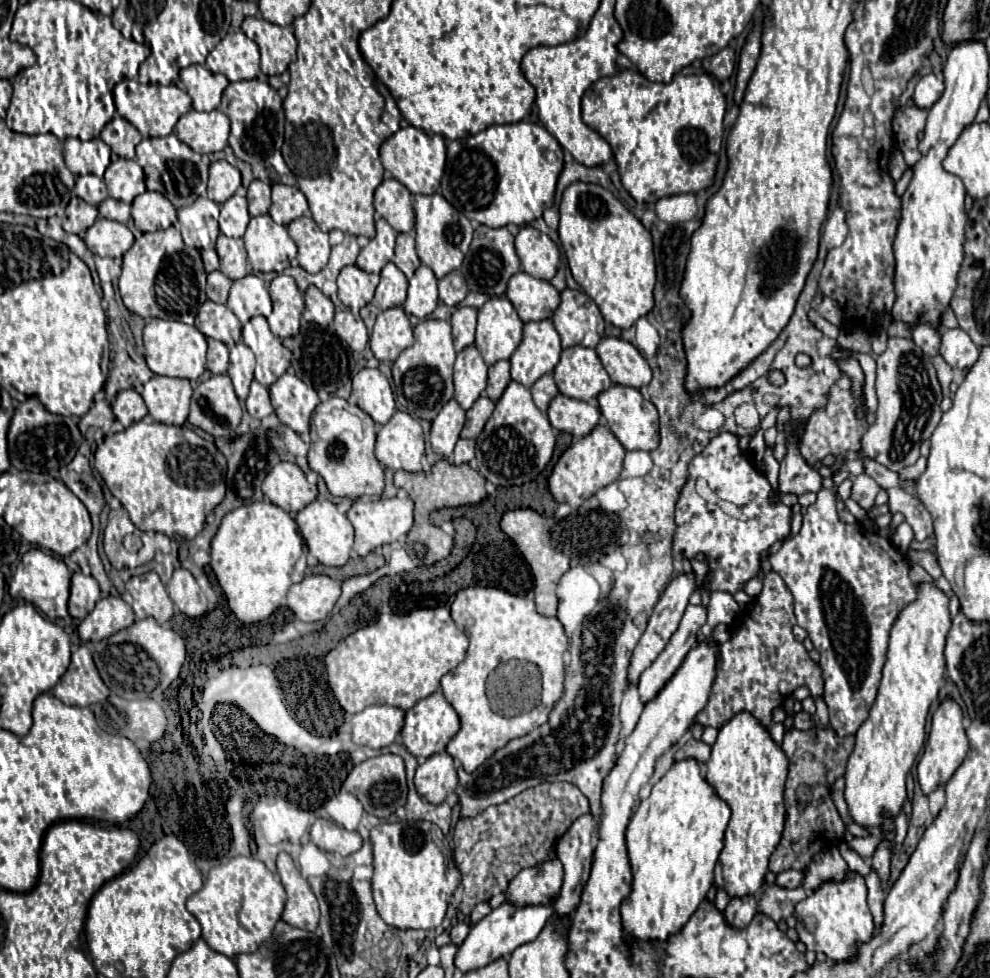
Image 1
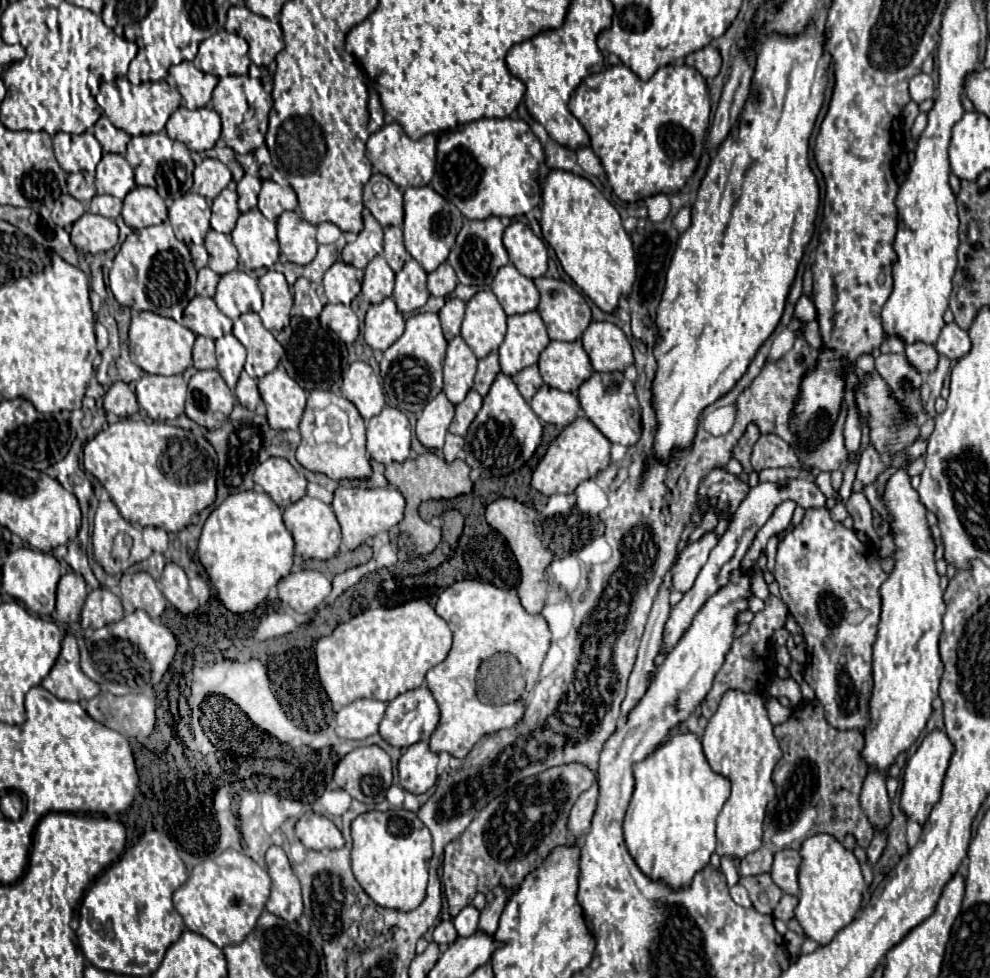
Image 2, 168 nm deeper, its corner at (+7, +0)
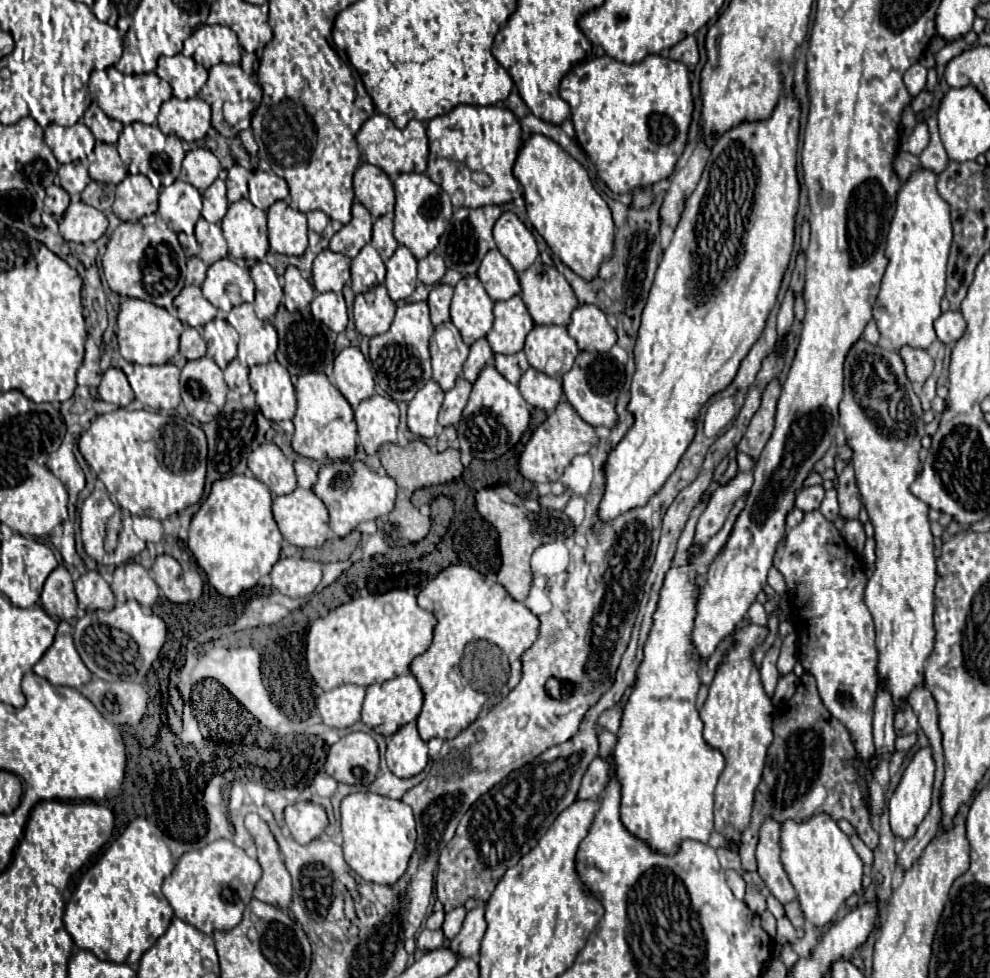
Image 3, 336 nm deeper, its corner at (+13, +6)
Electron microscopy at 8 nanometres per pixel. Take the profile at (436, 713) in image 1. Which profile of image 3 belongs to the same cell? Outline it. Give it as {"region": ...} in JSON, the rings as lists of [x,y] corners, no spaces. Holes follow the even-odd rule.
{"region":[[[402,674],[384,684],[368,686],[366,698],[364,698],[364,708],[362,708],[362,722],[378,734],[392,736],[392,734],[396,734],[396,730],[400,730],[400,726],[406,726],[408,722],[414,722],[418,718],[422,702],[424,702],[424,694],[420,690],[420,684],[416,682],[416,678],[412,678],[412,674]]]}

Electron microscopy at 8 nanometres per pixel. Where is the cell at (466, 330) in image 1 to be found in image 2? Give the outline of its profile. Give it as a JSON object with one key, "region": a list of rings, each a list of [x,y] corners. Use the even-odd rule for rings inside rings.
{"region":[[[448,298],[446,304],[442,306],[442,310],[438,312],[446,340],[452,340],[454,336],[460,334],[462,316],[464,316],[464,306],[466,306],[466,304],[464,304],[460,298]]]}

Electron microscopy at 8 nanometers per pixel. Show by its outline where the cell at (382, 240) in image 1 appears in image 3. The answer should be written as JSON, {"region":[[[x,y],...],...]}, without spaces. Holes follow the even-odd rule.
{"region":[[[354,202],[352,220],[346,226],[342,226],[340,232],[334,234],[334,238],[330,240],[330,250],[354,258],[362,250],[362,246],[370,244],[370,240],[372,240],[372,216],[360,202]]]}

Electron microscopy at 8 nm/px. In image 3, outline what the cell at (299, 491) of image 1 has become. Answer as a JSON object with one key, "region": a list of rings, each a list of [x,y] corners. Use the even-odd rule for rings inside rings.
{"region":[[[262,444],[248,456],[248,468],[264,482],[274,496],[290,494],[296,488],[296,474],[292,462],[276,444]]]}

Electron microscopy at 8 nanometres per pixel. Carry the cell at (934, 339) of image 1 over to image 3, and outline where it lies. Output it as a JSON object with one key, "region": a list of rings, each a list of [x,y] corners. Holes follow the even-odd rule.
{"region":[[[902,346],[900,356],[906,364],[906,374],[912,382],[924,382],[934,370],[934,358],[926,350]]]}

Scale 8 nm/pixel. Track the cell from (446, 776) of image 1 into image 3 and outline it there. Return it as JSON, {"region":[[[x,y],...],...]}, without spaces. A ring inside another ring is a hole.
{"region":[[[410,722],[400,728],[388,742],[386,764],[398,778],[412,778],[428,764],[428,746],[418,736],[416,724]]]}

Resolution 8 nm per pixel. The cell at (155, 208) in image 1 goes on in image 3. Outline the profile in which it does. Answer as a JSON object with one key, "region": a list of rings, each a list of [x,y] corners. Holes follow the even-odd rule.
{"region":[[[128,174],[116,188],[114,214],[124,222],[140,220],[158,210],[158,190],[142,174]]]}

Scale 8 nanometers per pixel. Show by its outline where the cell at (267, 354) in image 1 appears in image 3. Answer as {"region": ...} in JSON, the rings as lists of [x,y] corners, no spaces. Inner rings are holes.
{"region":[[[252,304],[234,306],[226,320],[240,334],[238,360],[246,366],[266,364],[278,348],[278,336],[274,326],[266,320],[258,320]]]}

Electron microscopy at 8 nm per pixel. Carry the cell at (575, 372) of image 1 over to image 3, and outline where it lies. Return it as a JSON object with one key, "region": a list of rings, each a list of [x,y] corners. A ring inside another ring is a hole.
{"region":[[[534,326],[534,330],[526,338],[524,346],[526,358],[532,368],[544,372],[550,356],[562,362],[558,376],[568,372],[574,366],[576,356],[580,354],[576,340],[568,336],[566,326]]]}

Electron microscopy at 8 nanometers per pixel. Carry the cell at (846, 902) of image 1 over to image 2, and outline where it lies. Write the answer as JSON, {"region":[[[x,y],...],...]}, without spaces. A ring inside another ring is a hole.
{"region":[[[814,834],[808,836],[800,846],[800,902],[796,906],[796,920],[802,924],[808,938],[818,944],[828,944],[838,930],[842,930],[850,920],[854,920],[864,890],[864,876],[860,870],[858,858],[846,850],[834,836],[830,834]]]}

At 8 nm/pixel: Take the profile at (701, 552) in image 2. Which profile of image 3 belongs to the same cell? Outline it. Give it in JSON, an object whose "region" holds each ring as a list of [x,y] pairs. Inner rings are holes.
{"region":[[[738,452],[738,474],[734,480],[730,480],[726,486],[720,486],[710,502],[706,504],[706,510],[700,514],[698,524],[696,524],[696,534],[694,534],[694,544],[704,546],[724,524],[730,508],[734,502],[752,488],[752,468],[754,462],[750,456]]]}

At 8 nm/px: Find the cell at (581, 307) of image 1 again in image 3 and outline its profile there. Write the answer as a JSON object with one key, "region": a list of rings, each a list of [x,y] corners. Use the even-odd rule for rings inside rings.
{"region":[[[536,260],[528,270],[524,270],[524,274],[520,276],[520,286],[522,286],[522,300],[528,306],[528,312],[536,324],[568,326],[572,310],[580,306],[568,280],[554,266],[552,268],[544,266],[540,260]]]}

